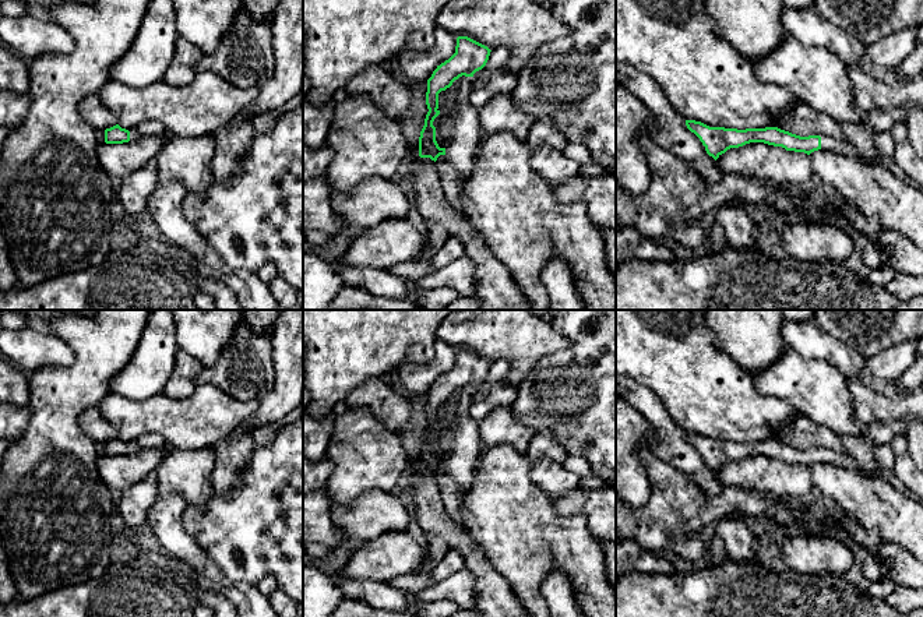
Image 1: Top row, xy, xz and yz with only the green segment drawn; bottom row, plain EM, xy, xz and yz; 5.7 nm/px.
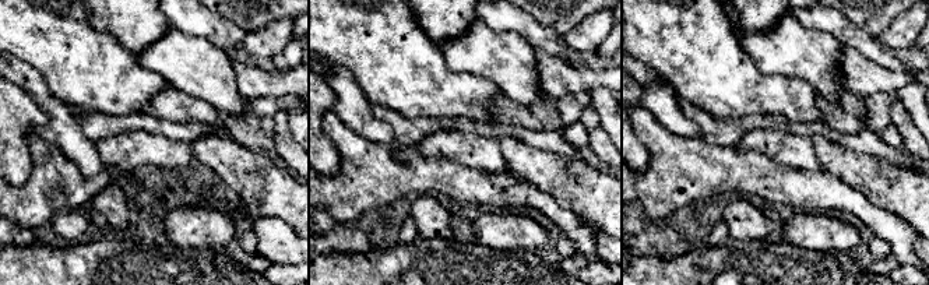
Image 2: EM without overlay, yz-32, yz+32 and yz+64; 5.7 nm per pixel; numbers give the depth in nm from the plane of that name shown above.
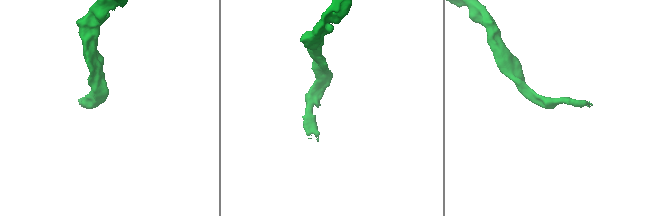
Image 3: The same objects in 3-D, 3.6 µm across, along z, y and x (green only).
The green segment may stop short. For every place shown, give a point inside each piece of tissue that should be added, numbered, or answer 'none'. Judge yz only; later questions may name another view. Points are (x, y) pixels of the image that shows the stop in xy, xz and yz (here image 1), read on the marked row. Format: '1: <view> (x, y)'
1: yz (842, 147)

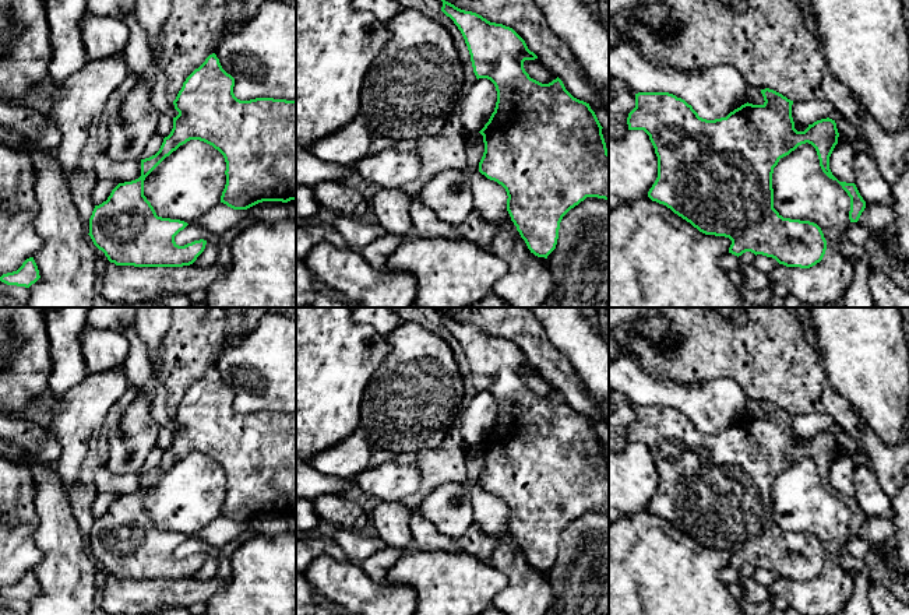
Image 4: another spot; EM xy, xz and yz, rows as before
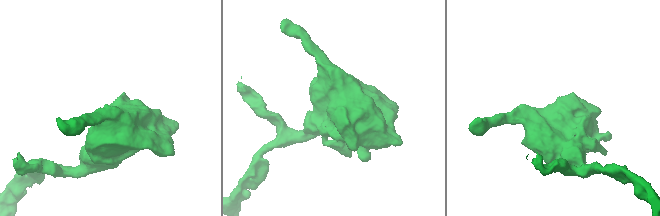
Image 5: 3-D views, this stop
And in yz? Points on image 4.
none

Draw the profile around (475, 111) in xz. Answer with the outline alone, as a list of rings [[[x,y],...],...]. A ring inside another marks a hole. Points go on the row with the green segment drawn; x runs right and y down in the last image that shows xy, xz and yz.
[[[479,78],[459,106],[462,127],[468,133],[480,131],[494,112],[497,91],[487,78]]]

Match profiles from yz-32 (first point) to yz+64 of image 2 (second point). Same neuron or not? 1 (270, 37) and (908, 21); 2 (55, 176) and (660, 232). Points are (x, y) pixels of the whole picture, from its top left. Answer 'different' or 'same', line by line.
1: same
2: different

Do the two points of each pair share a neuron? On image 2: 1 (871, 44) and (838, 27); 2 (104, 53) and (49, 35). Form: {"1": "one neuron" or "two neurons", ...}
{"1": "one neuron", "2": "one neuron"}

